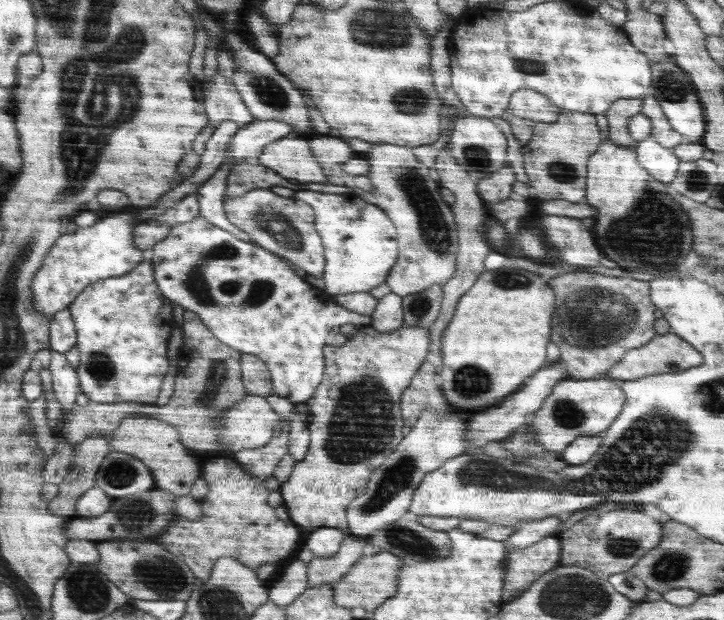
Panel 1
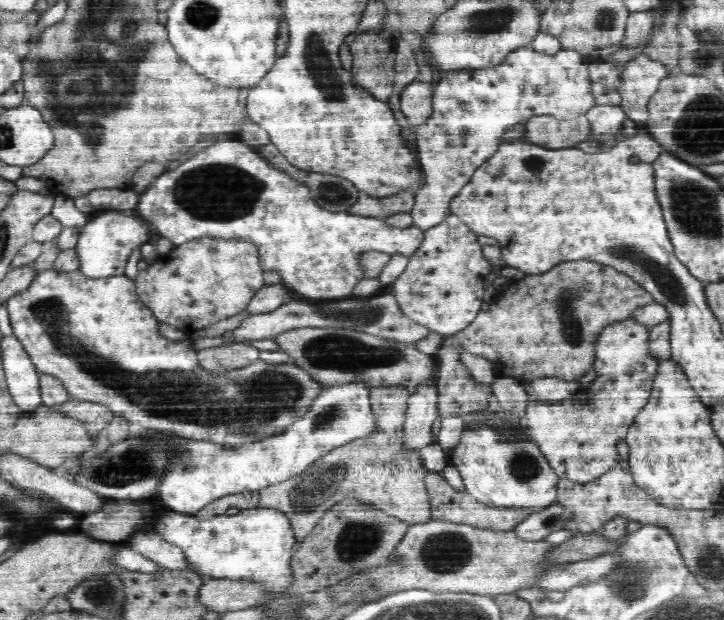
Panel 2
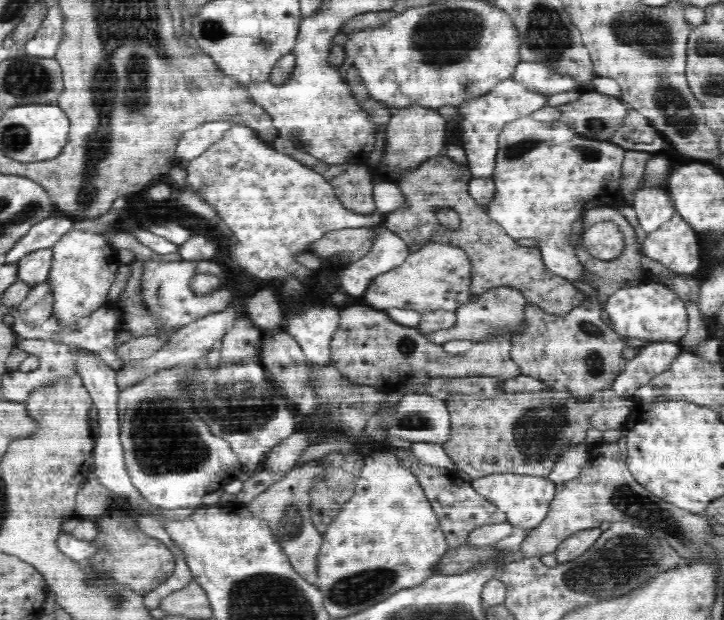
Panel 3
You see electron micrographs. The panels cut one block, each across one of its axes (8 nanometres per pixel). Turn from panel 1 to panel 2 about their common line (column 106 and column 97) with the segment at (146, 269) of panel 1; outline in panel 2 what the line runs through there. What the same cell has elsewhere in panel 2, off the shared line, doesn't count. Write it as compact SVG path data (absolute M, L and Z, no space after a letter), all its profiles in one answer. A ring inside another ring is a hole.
M52 267L41 270L30 283L30 286L21 293L14 294L5 302L10 316L10 324L14 336L23 344L25 351L34 363L39 374L48 374L59 378L62 386L68 391L71 399L86 400L106 405L115 416L121 416L129 420L133 425L143 428L160 429L176 437L185 437L187 440L209 440L224 447L232 448L251 442L258 442L266 437L281 433L294 421L310 410L314 398L324 386L312 379L307 372L292 364L266 364L262 359L256 360L254 364L232 370L222 375L212 375L202 368L197 359L197 350L192 345L190 338L173 341L162 337L159 332L159 321L152 311L140 300L135 282L125 274L120 276L109 276L107 279L88 279L86 275L80 274L79 270L74 272L58 272Z

